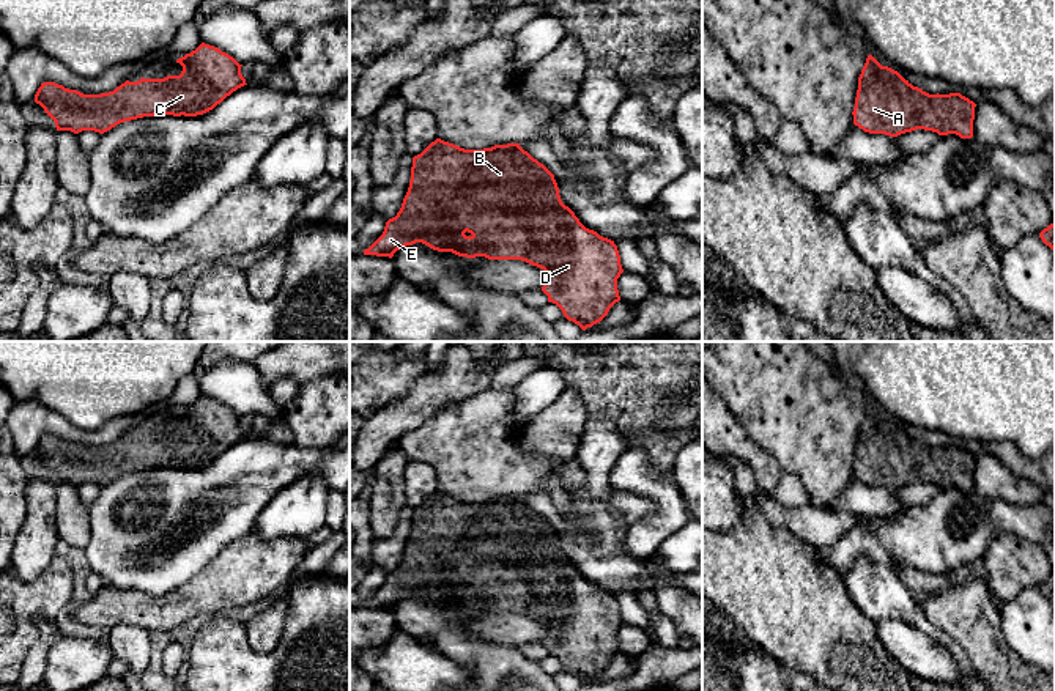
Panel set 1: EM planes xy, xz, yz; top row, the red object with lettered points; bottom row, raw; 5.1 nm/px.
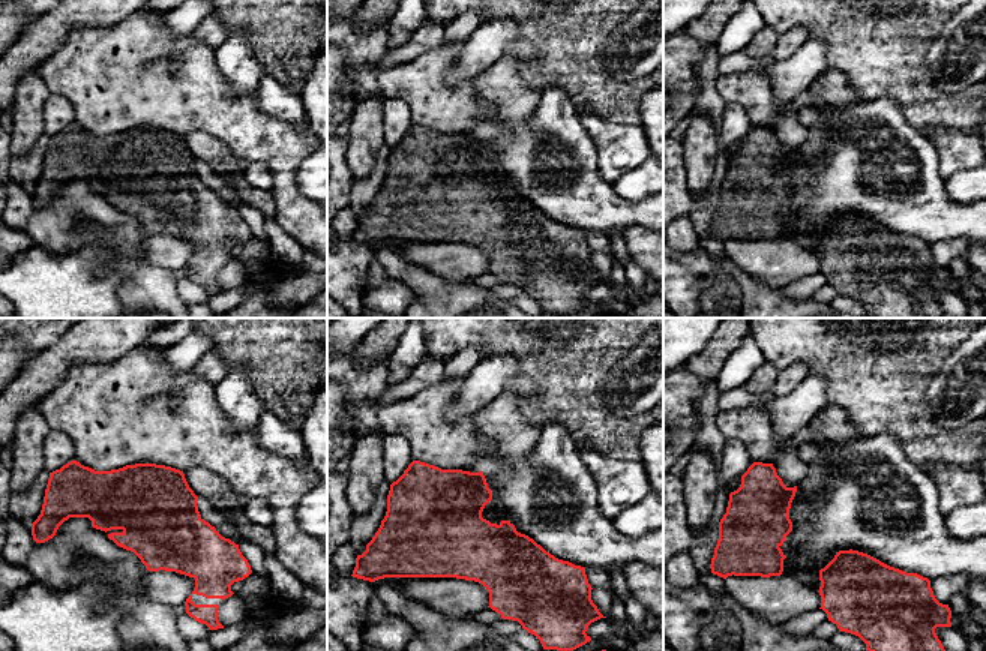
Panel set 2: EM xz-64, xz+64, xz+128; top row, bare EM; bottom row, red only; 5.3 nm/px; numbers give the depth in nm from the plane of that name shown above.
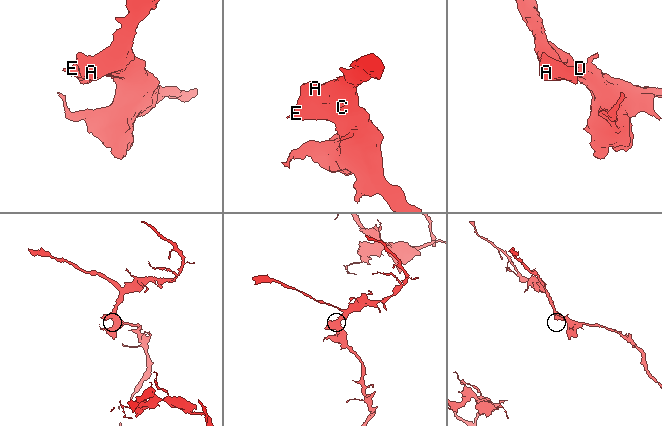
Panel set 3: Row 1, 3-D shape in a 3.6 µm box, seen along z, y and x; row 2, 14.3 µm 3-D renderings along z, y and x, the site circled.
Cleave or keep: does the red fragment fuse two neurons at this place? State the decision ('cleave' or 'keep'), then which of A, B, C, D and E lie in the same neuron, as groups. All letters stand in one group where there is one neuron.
keep | A B C D E

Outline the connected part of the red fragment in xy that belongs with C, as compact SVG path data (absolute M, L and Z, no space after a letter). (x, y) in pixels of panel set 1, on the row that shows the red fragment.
M202 42L195 50L178 58L183 66L180 76L167 76L164 79L140 79L137 82L126 80L113 91L101 94L83 94L77 90L65 88L55 82L44 82L35 94L35 102L55 121L57 131L94 131L104 134L120 123L154 116L197 116L213 110L227 96L238 88L247 85L241 74L241 66L233 57L220 49Z

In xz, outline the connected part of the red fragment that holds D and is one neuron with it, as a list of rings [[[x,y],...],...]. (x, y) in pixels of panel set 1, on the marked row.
[[[436,139],[413,157],[411,179],[402,208],[386,222],[383,235],[364,250],[364,255],[389,257],[406,246],[422,242],[438,252],[488,260],[521,260],[545,271],[542,291],[568,321],[583,331],[600,323],[620,301],[617,279],[624,272],[614,241],[586,228],[559,195],[554,175],[520,143],[494,145],[483,150],[465,150]]]

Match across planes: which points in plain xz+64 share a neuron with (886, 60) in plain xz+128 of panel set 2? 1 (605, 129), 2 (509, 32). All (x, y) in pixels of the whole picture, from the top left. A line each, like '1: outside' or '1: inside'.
1: outside
2: outside

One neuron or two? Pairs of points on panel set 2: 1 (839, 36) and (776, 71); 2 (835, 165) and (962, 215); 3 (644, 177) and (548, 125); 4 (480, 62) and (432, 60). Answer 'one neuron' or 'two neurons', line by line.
1: two neurons
2: one neuron
3: two neurons
4: two neurons

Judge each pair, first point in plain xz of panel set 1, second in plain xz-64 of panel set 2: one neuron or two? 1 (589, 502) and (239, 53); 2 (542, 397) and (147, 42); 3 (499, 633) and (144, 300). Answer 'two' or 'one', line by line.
1: one
2: two
3: two

